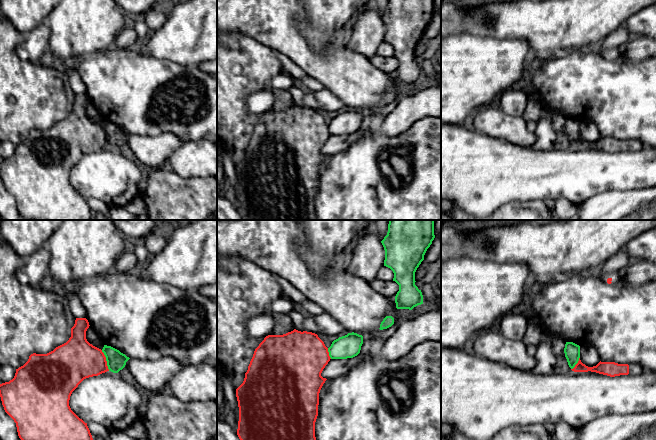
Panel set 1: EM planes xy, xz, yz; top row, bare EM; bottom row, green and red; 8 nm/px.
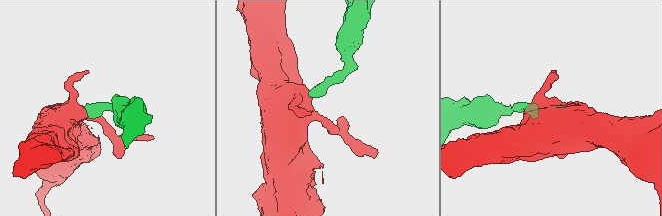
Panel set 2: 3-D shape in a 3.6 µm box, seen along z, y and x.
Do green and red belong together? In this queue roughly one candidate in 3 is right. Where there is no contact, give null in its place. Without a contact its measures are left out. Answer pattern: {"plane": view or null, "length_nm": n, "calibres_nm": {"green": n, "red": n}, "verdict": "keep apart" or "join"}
{"plane": "xy", "length_nm": 180, "calibres_nm": {"green": 160, "red": 320}, "verdict": "keep apart"}

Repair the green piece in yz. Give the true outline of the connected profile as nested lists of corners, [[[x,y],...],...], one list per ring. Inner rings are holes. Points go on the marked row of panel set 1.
[[[566,342],[564,353],[569,367],[573,369],[580,358],[580,346],[573,342]]]

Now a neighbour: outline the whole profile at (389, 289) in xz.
[[[375,279],[369,283],[370,287],[383,296],[395,298],[397,292],[399,291],[399,285],[391,280],[388,282],[384,282],[379,279]]]

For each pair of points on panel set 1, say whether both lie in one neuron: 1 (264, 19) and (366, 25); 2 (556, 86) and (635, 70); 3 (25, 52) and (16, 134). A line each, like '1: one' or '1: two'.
1: two
2: one
3: two

